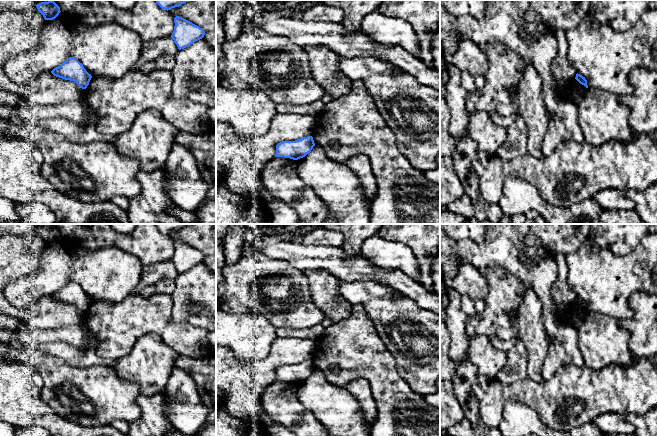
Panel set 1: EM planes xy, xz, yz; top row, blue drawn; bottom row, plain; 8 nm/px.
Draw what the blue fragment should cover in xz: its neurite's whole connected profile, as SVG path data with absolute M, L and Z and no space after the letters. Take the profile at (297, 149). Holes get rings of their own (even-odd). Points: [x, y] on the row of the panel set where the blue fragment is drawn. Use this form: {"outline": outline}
{"outline": "M312 136L303 137L295 141L283 141L276 145L275 157L298 160L309 154L314 146Z"}

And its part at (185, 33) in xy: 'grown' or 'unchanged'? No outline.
unchanged

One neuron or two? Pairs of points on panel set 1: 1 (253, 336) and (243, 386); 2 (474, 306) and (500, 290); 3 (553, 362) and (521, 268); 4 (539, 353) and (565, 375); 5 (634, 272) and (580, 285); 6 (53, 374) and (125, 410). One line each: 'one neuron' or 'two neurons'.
1: two neurons
2: two neurons
3: one neuron
4: two neurons
5: one neuron
6: one neuron

